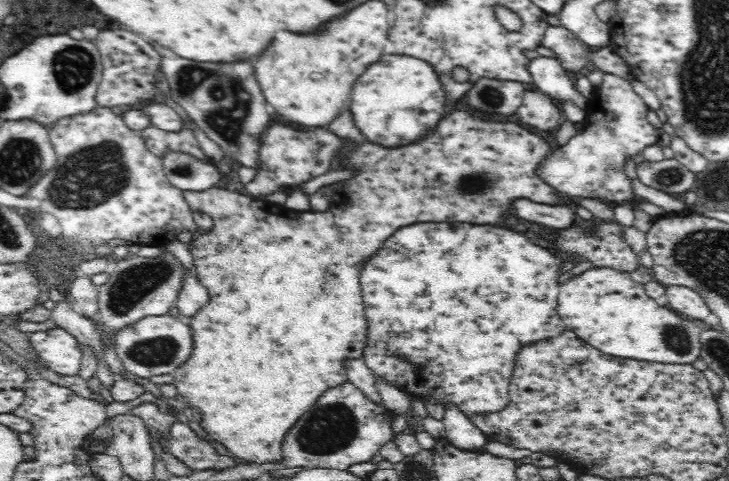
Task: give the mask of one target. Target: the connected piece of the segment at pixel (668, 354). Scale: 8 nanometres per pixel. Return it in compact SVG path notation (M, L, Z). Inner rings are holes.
M596 268L570 278L560 285L557 314L568 330L580 339L610 356L644 361L662 361L668 364L694 364L702 356L701 329L690 318L678 316L668 306L659 305L647 295L645 286L630 279L627 272L612 268Z

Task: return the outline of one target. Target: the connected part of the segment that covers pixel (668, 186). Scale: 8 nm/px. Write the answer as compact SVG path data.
M675 158L660 162L644 159L637 164L637 178L647 187L673 195L687 193L694 186L696 175Z

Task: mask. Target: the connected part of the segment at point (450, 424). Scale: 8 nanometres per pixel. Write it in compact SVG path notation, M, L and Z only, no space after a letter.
M445 408L443 416L446 437L456 448L468 451L480 451L486 444L486 435L472 424L470 417L462 412L456 412L456 408Z

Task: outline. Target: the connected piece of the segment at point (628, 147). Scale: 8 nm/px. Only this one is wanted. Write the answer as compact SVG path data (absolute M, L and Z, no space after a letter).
M603 73L604 82L592 98L592 106L608 106L606 110L588 110L588 128L584 134L570 139L566 146L540 164L540 176L552 189L575 197L599 198L610 205L632 202L638 197L630 188L630 180L622 172L624 158L628 154L641 152L647 146L658 143L659 131L648 119L648 106L629 83L628 79L612 73Z

